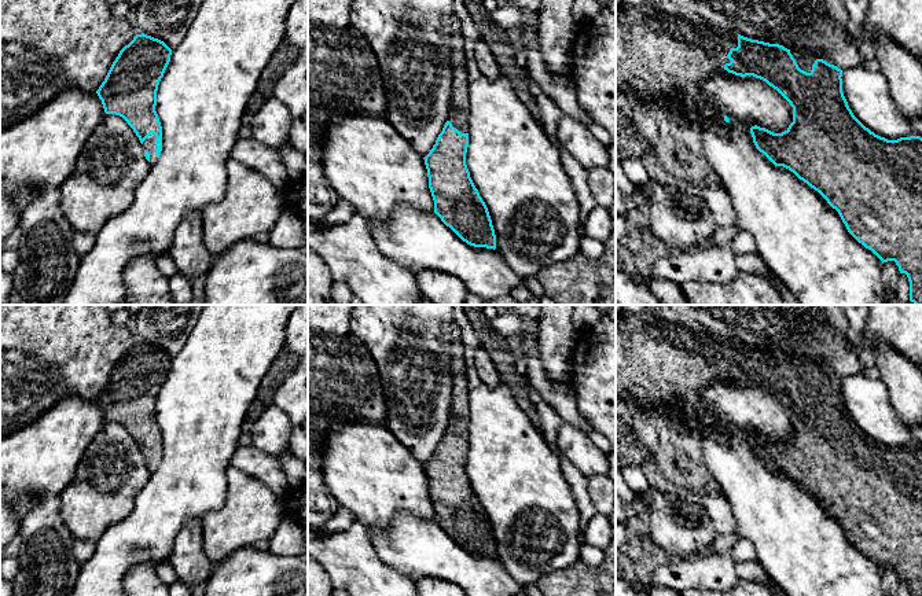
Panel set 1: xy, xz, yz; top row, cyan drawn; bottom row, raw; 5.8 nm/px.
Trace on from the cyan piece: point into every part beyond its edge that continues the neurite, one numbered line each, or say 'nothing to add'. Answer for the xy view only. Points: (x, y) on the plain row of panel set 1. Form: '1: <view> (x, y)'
1: xy (149, 452)

